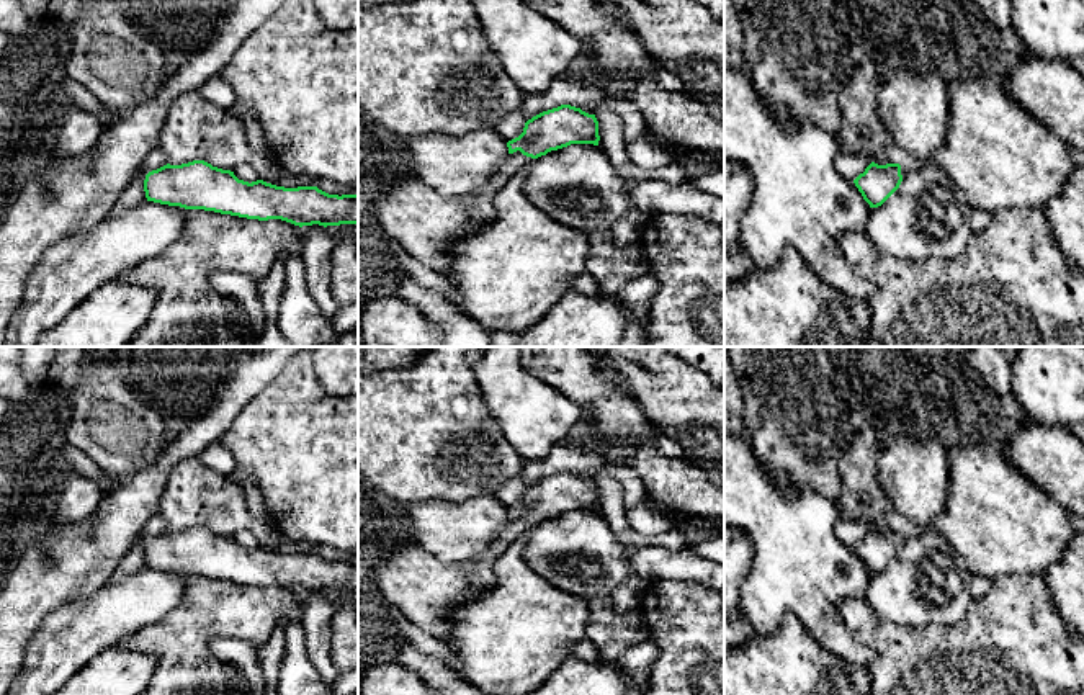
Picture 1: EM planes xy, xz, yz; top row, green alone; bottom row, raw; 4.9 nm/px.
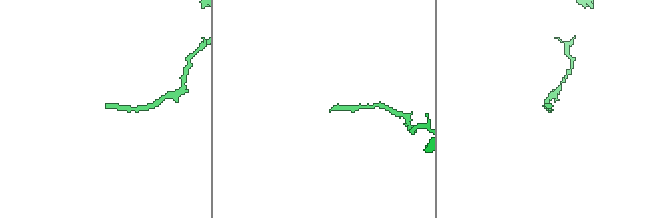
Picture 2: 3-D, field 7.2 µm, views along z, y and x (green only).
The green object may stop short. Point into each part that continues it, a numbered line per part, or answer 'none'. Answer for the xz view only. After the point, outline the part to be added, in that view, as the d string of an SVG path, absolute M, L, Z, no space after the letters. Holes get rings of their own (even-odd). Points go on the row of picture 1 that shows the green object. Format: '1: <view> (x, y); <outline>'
1: xz (427, 224); M520 150L508 154L495 175L474 196L443 196L420 180L399 180L374 200L383 232L425 267L448 275L451 247L495 217L494 198L533 159Z

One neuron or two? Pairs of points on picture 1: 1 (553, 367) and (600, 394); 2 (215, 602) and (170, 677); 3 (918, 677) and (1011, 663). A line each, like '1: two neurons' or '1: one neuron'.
1: one neuron
2: one neuron
3: one neuron

